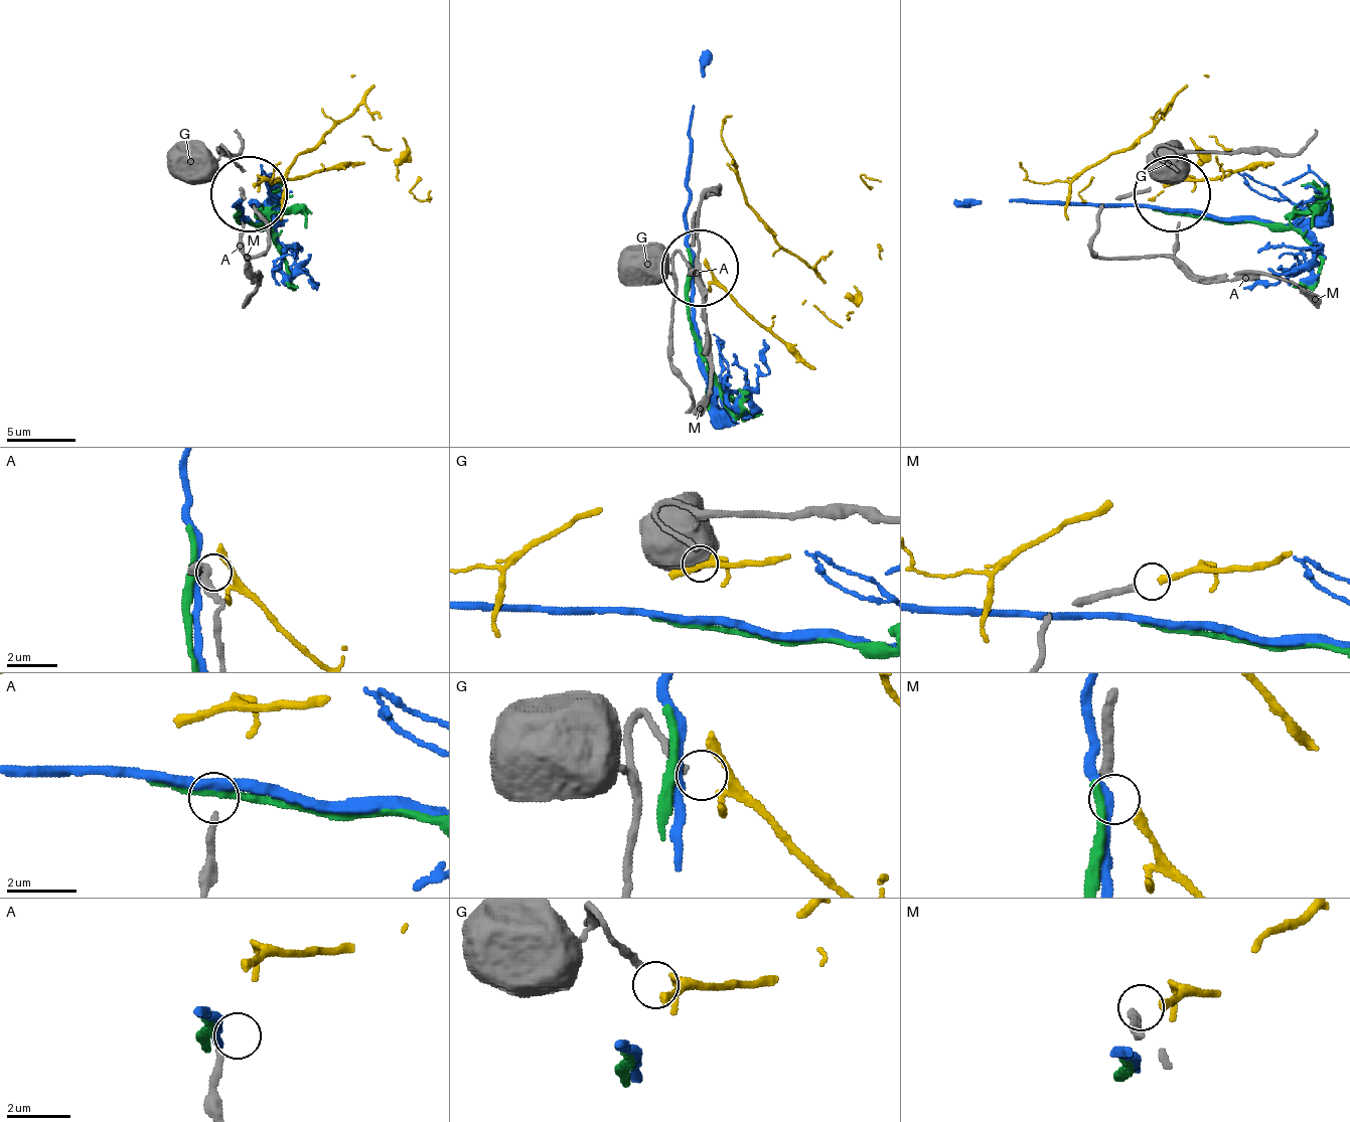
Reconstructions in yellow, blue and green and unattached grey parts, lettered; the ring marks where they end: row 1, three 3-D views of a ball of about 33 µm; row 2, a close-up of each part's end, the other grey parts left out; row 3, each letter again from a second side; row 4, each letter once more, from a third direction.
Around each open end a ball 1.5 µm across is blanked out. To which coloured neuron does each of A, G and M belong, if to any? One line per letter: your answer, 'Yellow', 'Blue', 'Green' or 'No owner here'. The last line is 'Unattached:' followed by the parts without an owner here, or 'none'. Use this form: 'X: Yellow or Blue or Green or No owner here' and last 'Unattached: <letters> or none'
A: No owner here
G: No owner here
M: Yellow
Unattached: A, G

